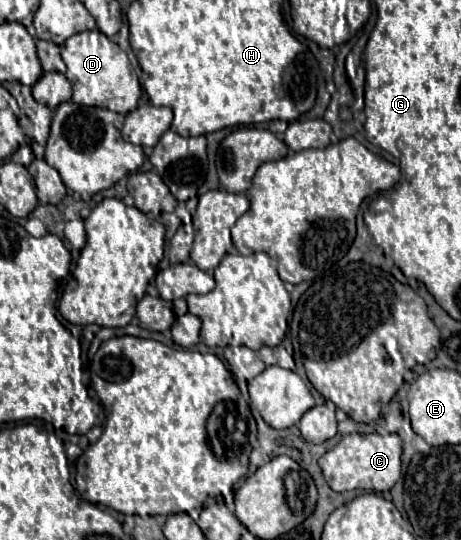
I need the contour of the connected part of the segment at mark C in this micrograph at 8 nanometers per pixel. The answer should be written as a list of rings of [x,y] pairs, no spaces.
[[[343,435],[343,439],[319,459],[319,467],[333,491],[369,489],[369,491],[389,491],[401,477],[401,437],[399,435]]]

